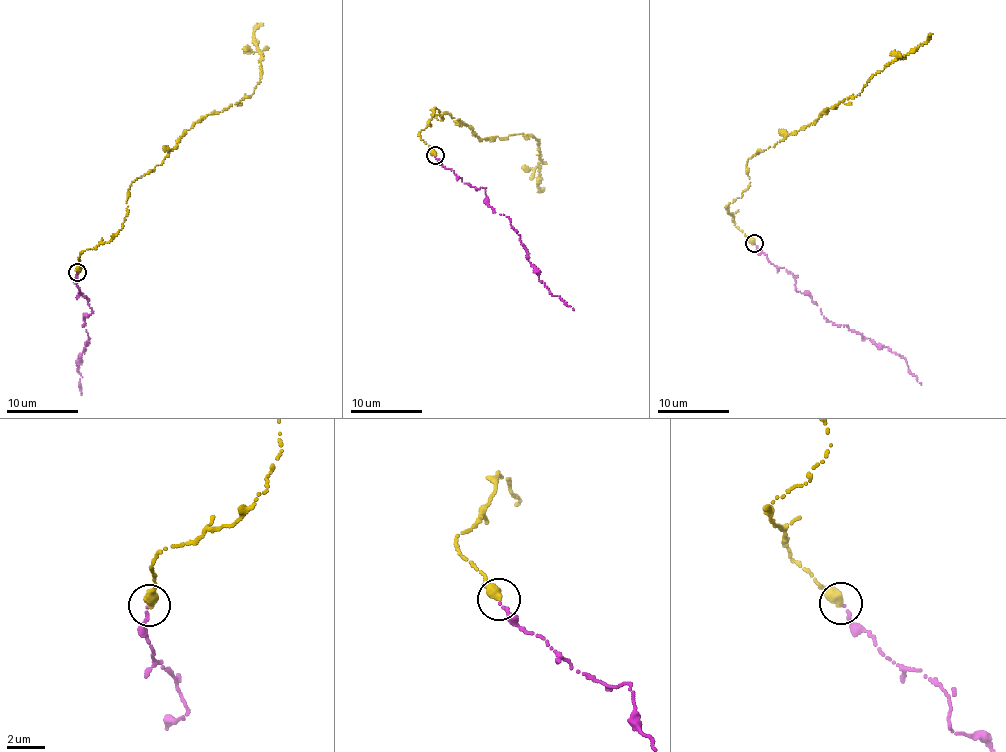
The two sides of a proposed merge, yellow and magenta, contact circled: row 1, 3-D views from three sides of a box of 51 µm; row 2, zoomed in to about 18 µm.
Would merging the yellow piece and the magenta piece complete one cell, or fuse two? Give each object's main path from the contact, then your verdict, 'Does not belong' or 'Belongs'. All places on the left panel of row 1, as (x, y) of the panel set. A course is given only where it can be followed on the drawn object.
Course of yellow: (77, 271), (79, 254), (120, 230), (133, 181), (208, 114), (250, 97), (262, 70), (252, 37), (263, 23). Course of magenta: (76, 273), (76, 286), (91, 313), (84, 318), (88, 343), (76, 363), (82, 377), (81, 395). Belongs

